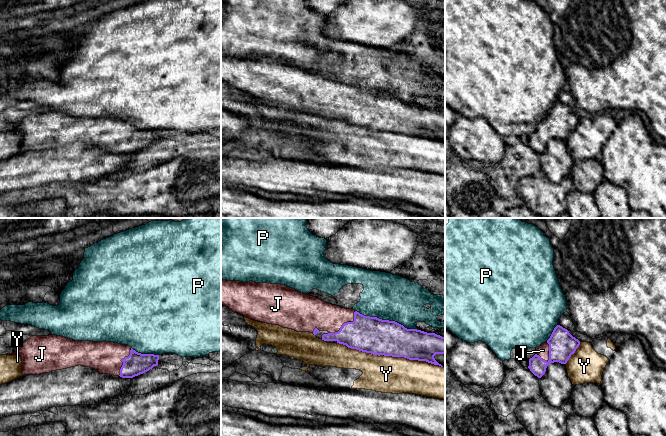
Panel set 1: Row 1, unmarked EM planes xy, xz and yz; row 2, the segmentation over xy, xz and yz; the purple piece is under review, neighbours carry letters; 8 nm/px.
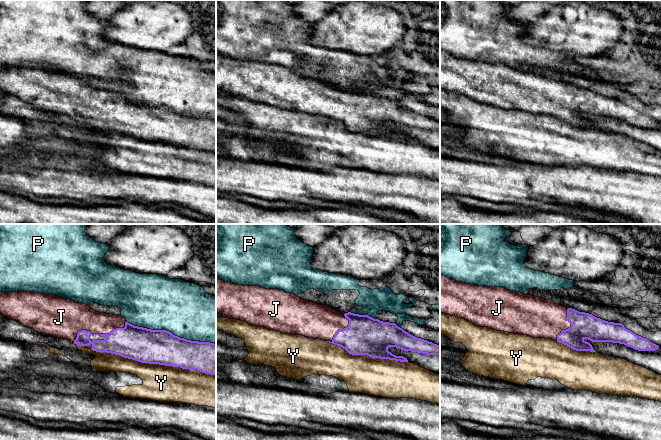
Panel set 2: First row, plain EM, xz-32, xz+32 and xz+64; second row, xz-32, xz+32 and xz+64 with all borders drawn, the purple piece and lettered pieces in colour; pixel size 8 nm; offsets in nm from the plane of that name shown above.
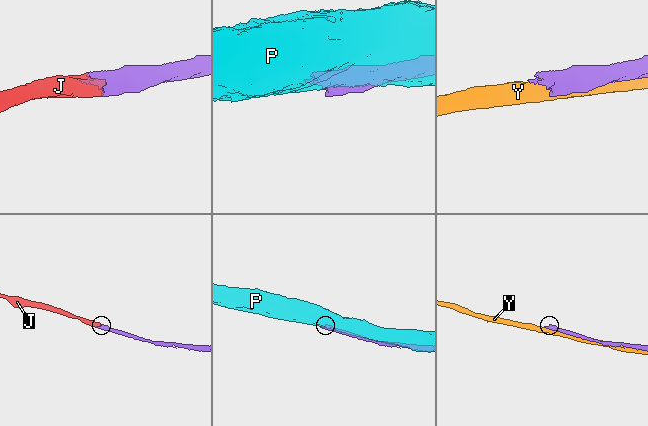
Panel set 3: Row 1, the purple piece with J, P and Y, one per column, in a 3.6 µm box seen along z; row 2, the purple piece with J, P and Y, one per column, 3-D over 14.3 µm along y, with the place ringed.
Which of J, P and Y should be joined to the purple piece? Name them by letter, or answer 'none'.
J

